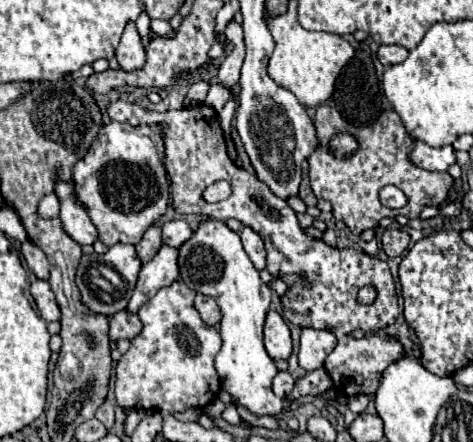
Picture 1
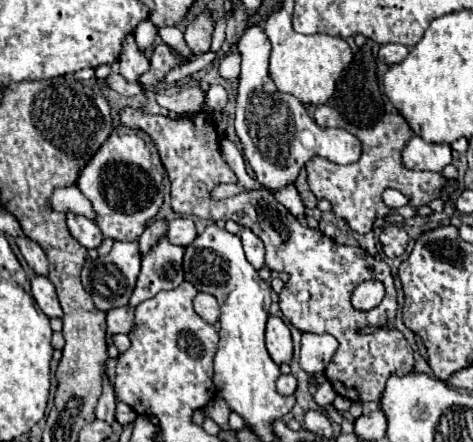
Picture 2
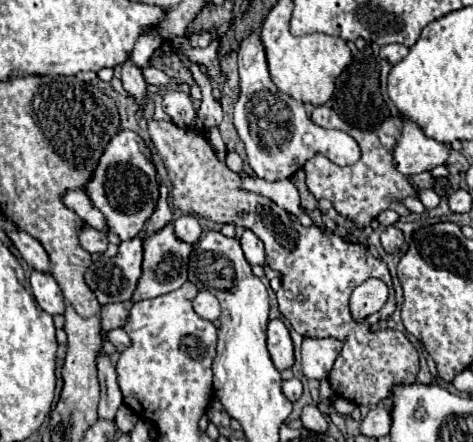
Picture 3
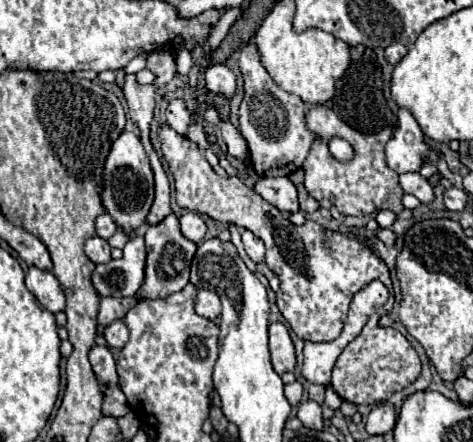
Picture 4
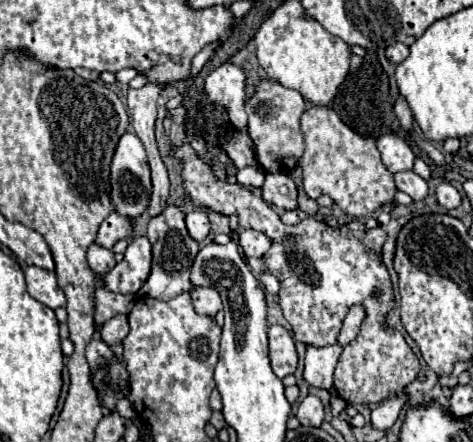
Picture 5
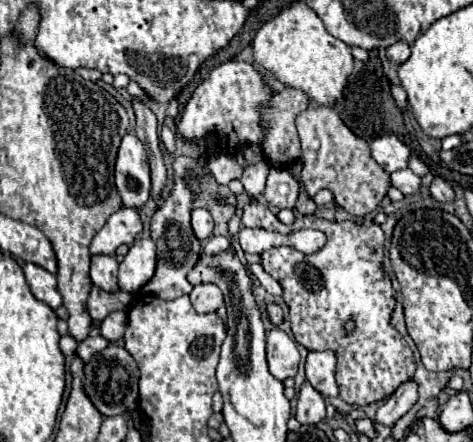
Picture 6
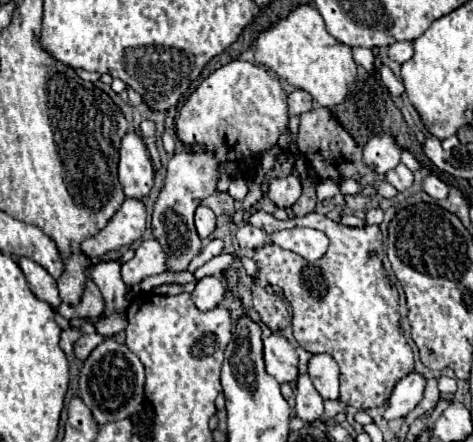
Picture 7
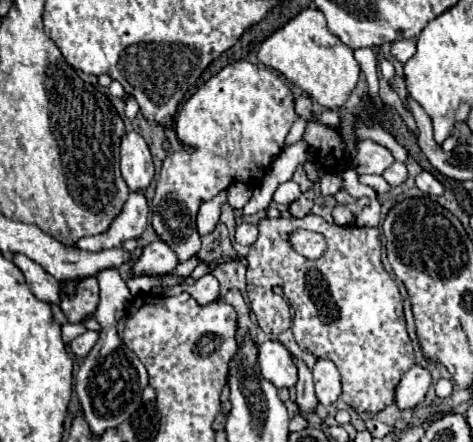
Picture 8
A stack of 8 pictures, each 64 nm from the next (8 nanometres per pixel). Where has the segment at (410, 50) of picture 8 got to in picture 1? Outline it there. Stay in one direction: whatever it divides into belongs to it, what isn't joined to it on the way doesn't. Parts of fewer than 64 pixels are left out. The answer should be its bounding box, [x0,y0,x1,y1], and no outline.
[378,46,408,66]

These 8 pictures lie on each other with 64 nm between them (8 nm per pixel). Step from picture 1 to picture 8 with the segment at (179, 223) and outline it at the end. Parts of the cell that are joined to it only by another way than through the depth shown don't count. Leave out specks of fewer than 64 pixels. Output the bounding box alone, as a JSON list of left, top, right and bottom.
[196,192,226,236]

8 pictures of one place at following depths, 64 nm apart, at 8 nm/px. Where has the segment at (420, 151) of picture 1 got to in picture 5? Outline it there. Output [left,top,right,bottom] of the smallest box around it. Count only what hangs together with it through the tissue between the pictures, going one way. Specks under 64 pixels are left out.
[376,94,416,174]

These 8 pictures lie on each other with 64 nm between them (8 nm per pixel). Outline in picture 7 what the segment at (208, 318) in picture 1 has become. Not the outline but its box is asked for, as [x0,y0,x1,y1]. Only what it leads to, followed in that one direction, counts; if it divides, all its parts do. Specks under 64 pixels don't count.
[192,276,224,310]

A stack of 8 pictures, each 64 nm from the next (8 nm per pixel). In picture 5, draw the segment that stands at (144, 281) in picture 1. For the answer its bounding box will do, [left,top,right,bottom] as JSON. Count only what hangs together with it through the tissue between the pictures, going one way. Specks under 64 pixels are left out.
[140,204,200,300]

